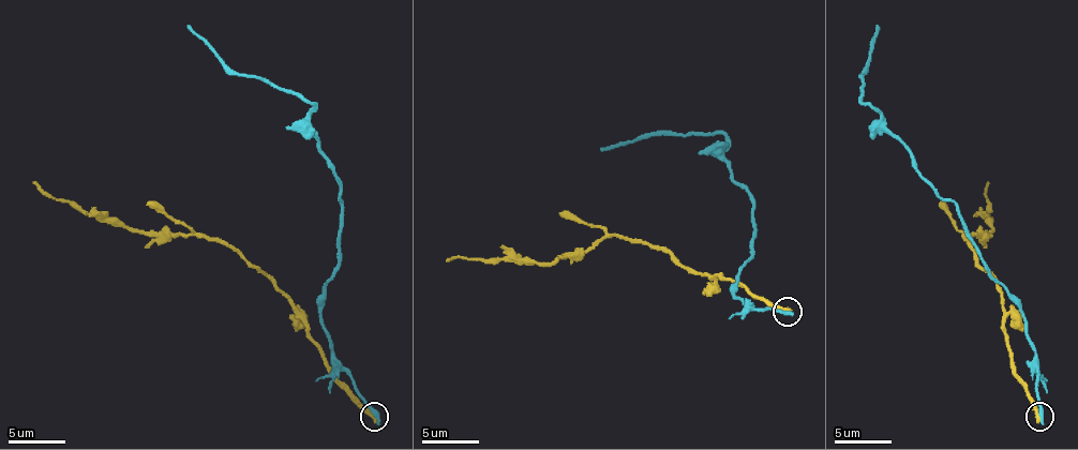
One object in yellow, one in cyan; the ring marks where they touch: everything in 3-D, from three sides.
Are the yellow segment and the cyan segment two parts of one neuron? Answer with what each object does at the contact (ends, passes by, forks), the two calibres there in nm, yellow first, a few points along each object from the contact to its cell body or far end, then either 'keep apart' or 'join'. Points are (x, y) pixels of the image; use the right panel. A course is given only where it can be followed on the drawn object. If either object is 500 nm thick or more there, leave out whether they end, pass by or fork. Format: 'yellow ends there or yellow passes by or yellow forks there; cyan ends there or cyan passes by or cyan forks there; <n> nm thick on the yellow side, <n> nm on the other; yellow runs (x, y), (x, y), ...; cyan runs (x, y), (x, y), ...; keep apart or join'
yellow ends there; cyan ends there; 320 nm thick on the yellow side, 360 nm on the other; yellow runs (1041, 416), (1012, 361), (1003, 318), (1003, 293), (962, 238), (991, 229), (986, 198), (988, 181); cyan runs (1041, 416), (1034, 356), (1023, 310), (986, 264), (960, 209), (926, 178), (865, 103), (863, 75), (880, 26); keep apart

